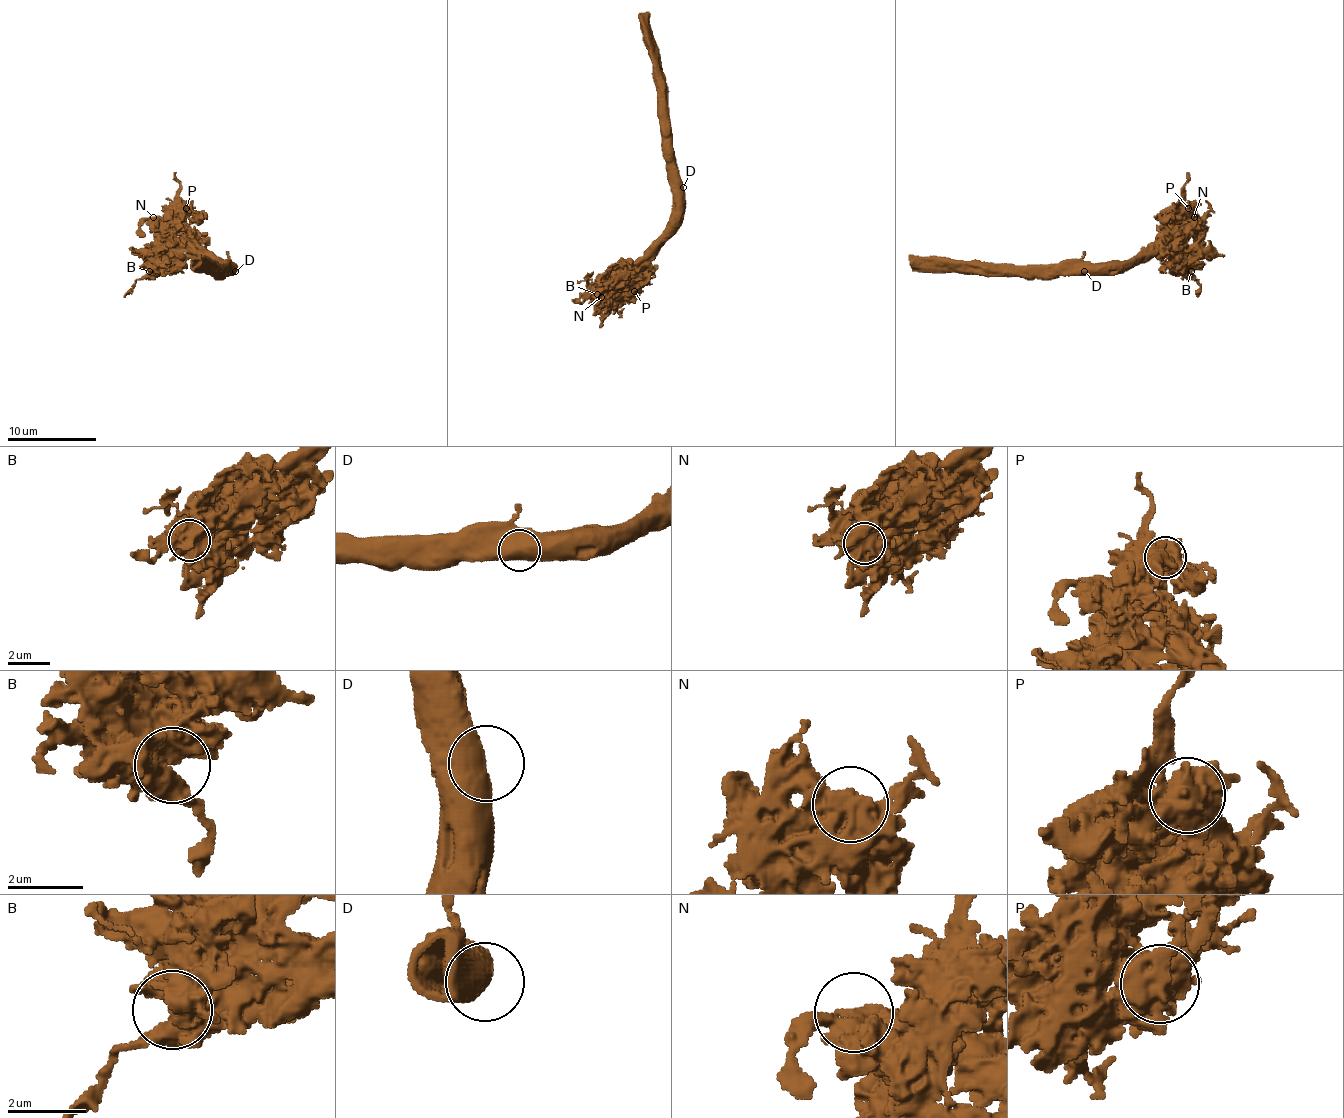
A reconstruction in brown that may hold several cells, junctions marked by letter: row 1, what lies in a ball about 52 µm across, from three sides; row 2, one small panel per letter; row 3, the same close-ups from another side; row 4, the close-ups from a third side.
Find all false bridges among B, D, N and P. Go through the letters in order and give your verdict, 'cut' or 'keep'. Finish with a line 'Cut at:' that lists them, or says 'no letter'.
B: keep
D: keep
N: keep
P: keep
Cut at: no letter

